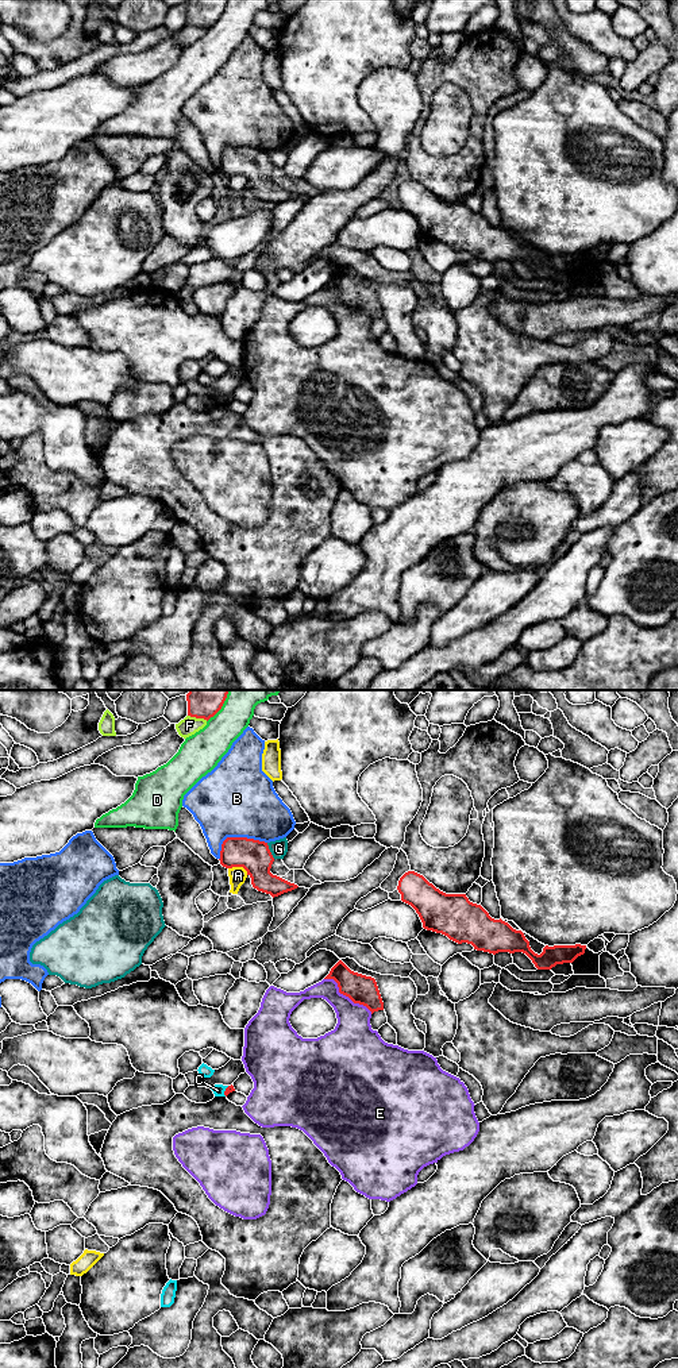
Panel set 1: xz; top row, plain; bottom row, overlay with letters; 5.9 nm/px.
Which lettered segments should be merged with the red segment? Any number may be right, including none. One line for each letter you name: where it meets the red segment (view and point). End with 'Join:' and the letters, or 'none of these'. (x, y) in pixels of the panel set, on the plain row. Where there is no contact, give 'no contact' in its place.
Join: none of these

